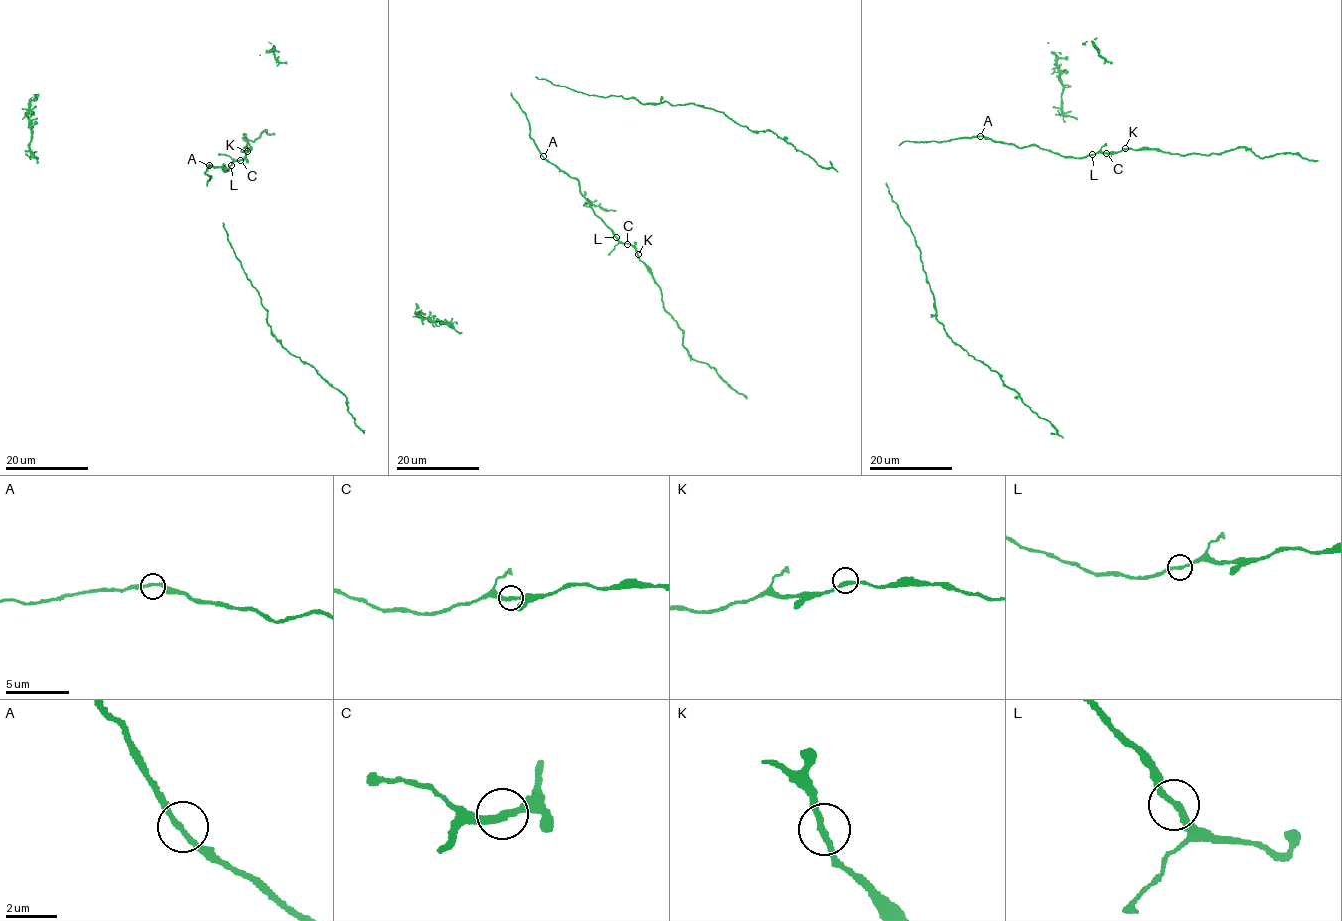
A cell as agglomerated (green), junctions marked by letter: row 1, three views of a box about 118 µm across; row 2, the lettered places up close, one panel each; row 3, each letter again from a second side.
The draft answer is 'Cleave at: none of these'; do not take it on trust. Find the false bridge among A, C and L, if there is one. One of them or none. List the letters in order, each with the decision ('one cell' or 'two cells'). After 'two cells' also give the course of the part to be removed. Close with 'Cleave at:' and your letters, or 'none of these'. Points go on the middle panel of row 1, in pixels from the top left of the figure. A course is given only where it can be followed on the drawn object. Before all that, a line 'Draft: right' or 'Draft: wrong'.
Draft: right
A: one cell
C: one cell
L: one cell
Cleave at: none of these

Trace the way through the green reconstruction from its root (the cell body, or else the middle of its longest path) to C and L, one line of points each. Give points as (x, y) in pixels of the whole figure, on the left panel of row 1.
C: (207, 175), (204, 174), (209, 165), (225, 169), (223, 164), (224, 171), (233, 161), (239, 160)
L: (207, 175), (204, 174), (209, 165), (225, 169), (223, 164), (224, 171), (231, 165)

